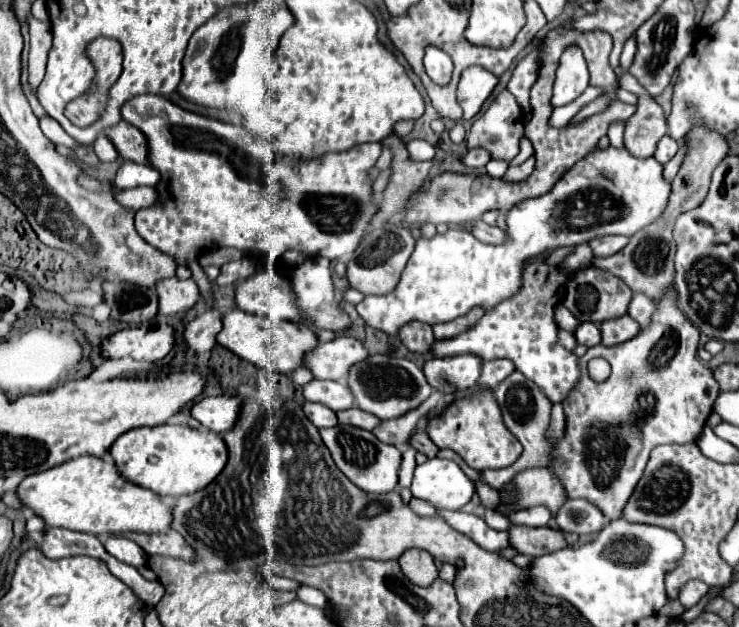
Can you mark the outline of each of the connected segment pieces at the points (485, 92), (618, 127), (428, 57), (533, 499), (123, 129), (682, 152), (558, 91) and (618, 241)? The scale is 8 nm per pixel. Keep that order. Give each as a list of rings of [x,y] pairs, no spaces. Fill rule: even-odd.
[[[469,67],[461,73],[457,99],[463,109],[463,119],[473,119],[479,113],[497,83],[499,77],[483,67]]]
[[[613,123],[613,127],[609,127],[609,139],[611,145],[617,149],[623,149],[623,125],[621,123]]]
[[[427,47],[425,51],[425,69],[428,76],[438,85],[446,85],[450,82],[453,63],[447,53],[443,53],[437,47]]]
[[[519,473],[513,483],[519,509],[545,505],[555,515],[557,507],[567,501],[565,493],[561,493],[561,483],[557,483],[557,477],[551,473]]]
[[[119,121],[117,125],[105,129],[105,135],[113,141],[119,155],[127,161],[149,165],[149,147],[145,135],[131,123]]]
[[[681,145],[676,155],[665,165],[665,171],[663,171],[663,173],[665,173],[665,179],[671,181],[671,179],[677,175],[677,171],[679,171],[679,167],[681,167],[681,161],[683,161],[687,152],[687,145]]]
[[[571,45],[561,55],[551,105],[561,107],[575,101],[587,87],[589,87],[589,69],[583,59],[583,51],[577,45]]]
[[[605,237],[605,239],[593,239],[593,243],[589,243],[589,247],[593,249],[595,257],[611,257],[617,251],[621,251],[625,245],[629,243],[629,237]]]

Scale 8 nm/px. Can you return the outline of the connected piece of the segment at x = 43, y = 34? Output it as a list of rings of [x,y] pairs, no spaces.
[[[29,17],[29,33],[31,33],[31,47],[29,47],[29,87],[33,93],[37,93],[39,83],[45,75],[45,63],[47,53],[51,49],[51,25],[37,21],[35,17]]]

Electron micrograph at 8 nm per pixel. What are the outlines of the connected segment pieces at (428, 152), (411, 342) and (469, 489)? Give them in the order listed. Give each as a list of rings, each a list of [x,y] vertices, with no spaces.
[[[411,141],[407,144],[411,161],[429,161],[435,157],[435,147],[427,141]]]
[[[413,321],[413,323],[407,323],[401,331],[399,331],[399,337],[403,341],[403,345],[413,351],[413,353],[427,353],[435,341],[433,337],[433,331],[431,331],[431,325],[427,323],[419,323],[419,321]]]
[[[439,457],[415,467],[409,489],[413,497],[425,499],[437,509],[461,509],[475,493],[475,485],[461,467]]]

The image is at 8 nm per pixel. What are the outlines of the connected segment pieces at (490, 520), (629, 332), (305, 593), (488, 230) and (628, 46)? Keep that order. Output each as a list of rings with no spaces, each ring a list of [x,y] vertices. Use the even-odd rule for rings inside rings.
[[[485,509],[483,519],[485,519],[485,523],[487,523],[491,529],[495,529],[495,531],[507,531],[509,525],[511,525],[509,519],[507,519],[505,515],[501,515],[499,511],[495,511],[495,509]]]
[[[623,315],[623,317],[617,317],[617,319],[609,319],[609,321],[603,321],[599,325],[601,329],[601,335],[603,335],[603,345],[619,345],[619,343],[625,343],[629,339],[633,339],[641,327],[635,319],[631,319],[629,315]]]
[[[301,585],[295,593],[297,593],[297,599],[301,599],[301,601],[305,601],[305,603],[309,603],[309,605],[315,605],[315,607],[319,607],[319,609],[323,609],[323,607],[327,605],[327,599],[325,599],[325,595],[323,595],[319,589]]]
[[[477,219],[473,225],[471,225],[471,233],[483,241],[483,243],[503,243],[505,241],[505,231],[501,231],[499,227],[493,227],[493,225],[487,225],[483,223],[481,219]]]
[[[631,35],[623,47],[623,53],[621,53],[621,67],[623,69],[627,69],[633,63],[635,51],[637,51],[637,41],[635,41],[635,35]]]

